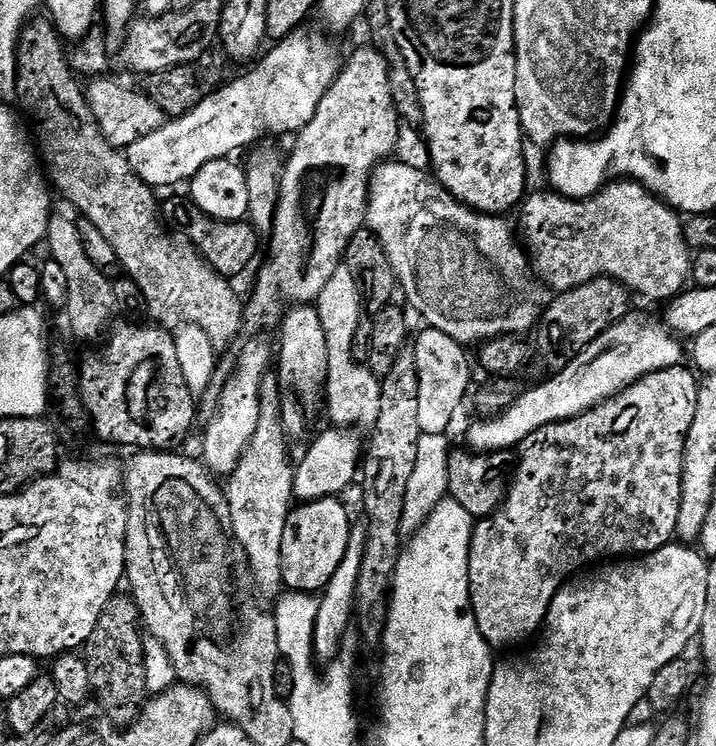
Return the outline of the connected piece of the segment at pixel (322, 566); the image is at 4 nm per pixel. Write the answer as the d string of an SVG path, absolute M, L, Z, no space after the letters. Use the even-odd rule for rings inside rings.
M327 496L321 500L297 503L289 511L286 530L282 534L282 578L285 589L316 594L327 588L330 578L334 578L334 570L338 570L346 554L354 527L353 521L348 521L348 512L342 501Z

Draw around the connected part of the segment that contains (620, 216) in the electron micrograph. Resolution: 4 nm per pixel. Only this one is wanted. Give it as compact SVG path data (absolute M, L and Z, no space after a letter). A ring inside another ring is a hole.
M627 178L613 179L611 182L605 184L600 191L595 192L592 196L587 196L584 200L569 200L567 196L561 196L560 193L555 190L547 191L548 192L536 192L533 196L531 193L531 195L519 205L520 228L518 224L518 232L522 237L523 243L526 245L526 252L530 257L530 267L536 279L539 280L541 284L551 289L553 293L559 294L571 288L577 288L586 282L597 280L599 276L606 276L609 280L617 280L619 284L625 284L633 293L641 292L648 300L664 300L663 302L668 302L685 291L692 271L693 253L690 251L686 238L684 237L684 226L681 217L678 215L675 208L669 208L659 196L654 195L653 192L646 191L641 184Z

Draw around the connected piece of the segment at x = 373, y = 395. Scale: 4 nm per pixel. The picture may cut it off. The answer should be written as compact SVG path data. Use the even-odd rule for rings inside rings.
M348 267L334 270L314 306L318 310L318 318L322 318L322 330L326 330L326 351L330 354L326 381L328 416L332 419L329 421L345 430L355 429L355 424L364 430L371 429L378 418L381 377L375 376L367 363L356 364L356 335L360 332L360 319L366 305L360 298L358 282L354 282L354 274L350 274Z

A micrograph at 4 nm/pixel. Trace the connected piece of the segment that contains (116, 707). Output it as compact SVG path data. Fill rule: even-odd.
M117 594L110 598L106 610L102 610L102 618L98 618L98 626L84 644L82 655L90 673L93 697L97 699L101 708L106 712L107 721L116 727L125 728L133 723L140 715L140 709L148 698L148 687L144 668L144 636L140 634L142 628L140 612L131 595Z

